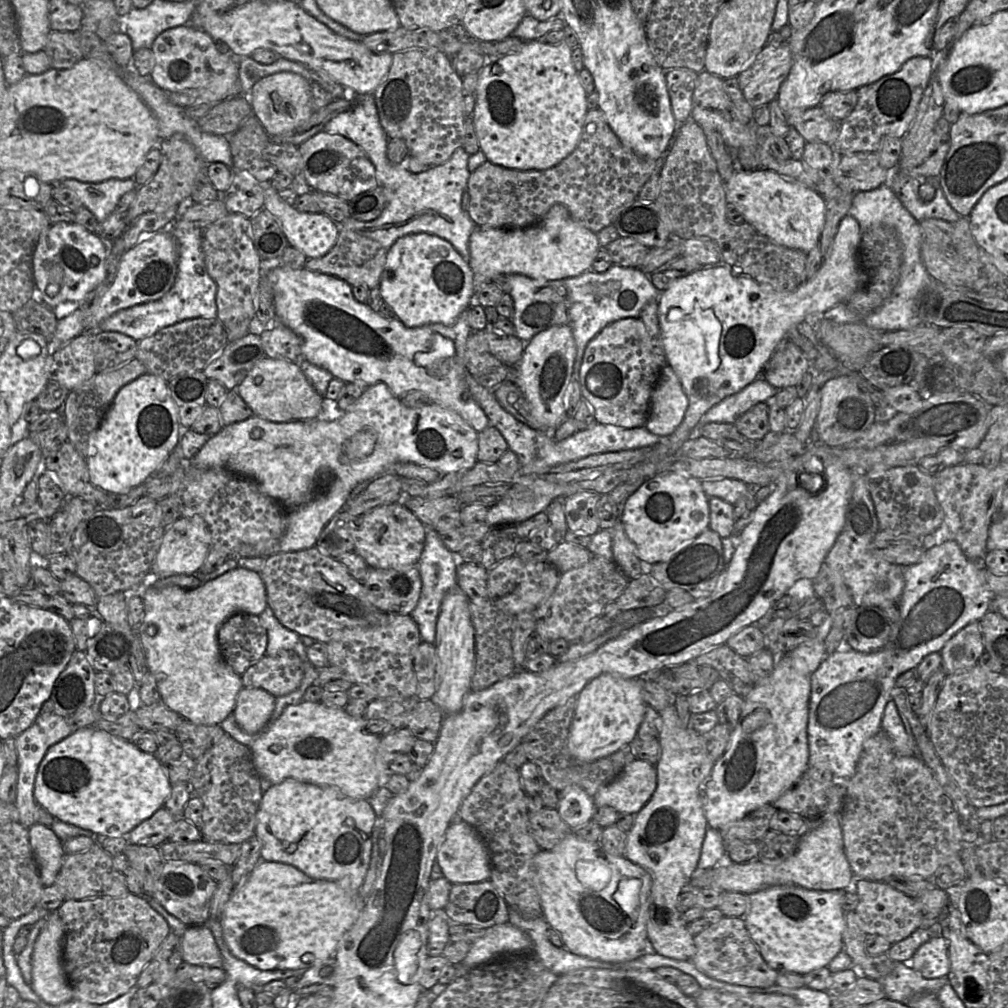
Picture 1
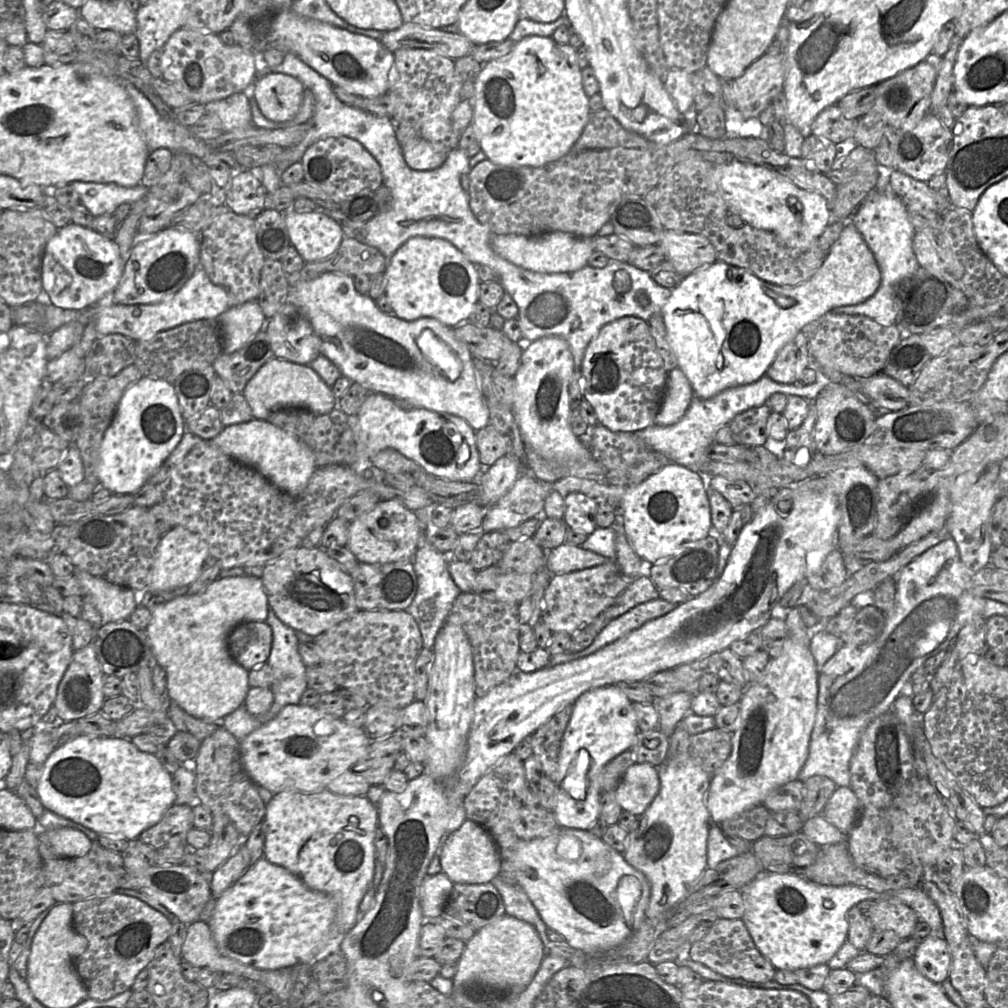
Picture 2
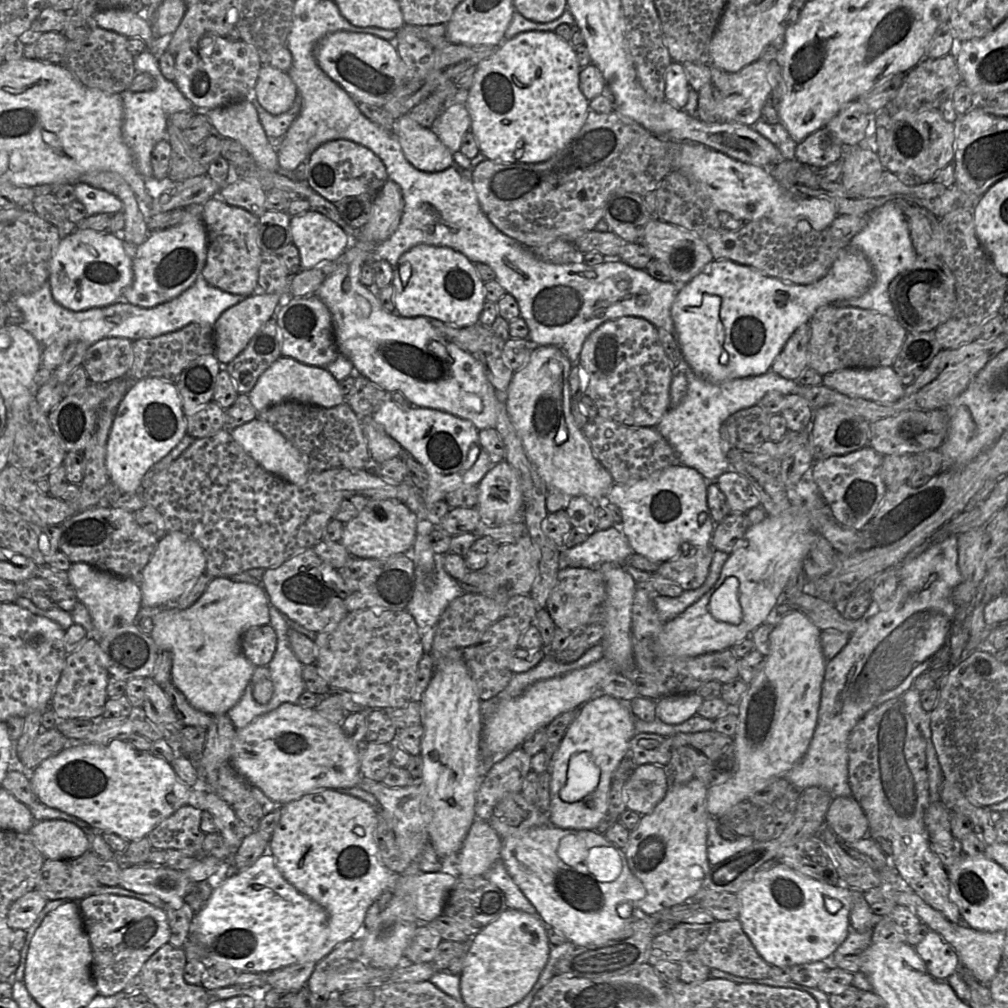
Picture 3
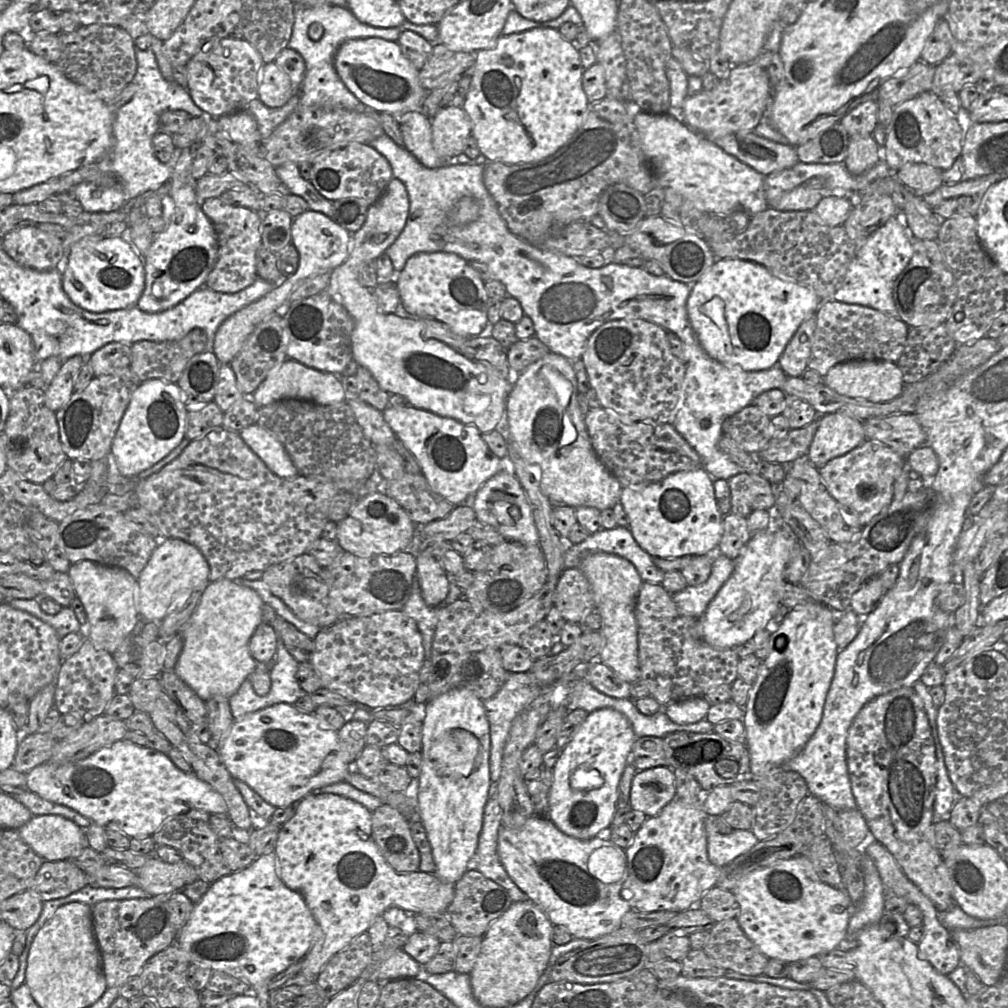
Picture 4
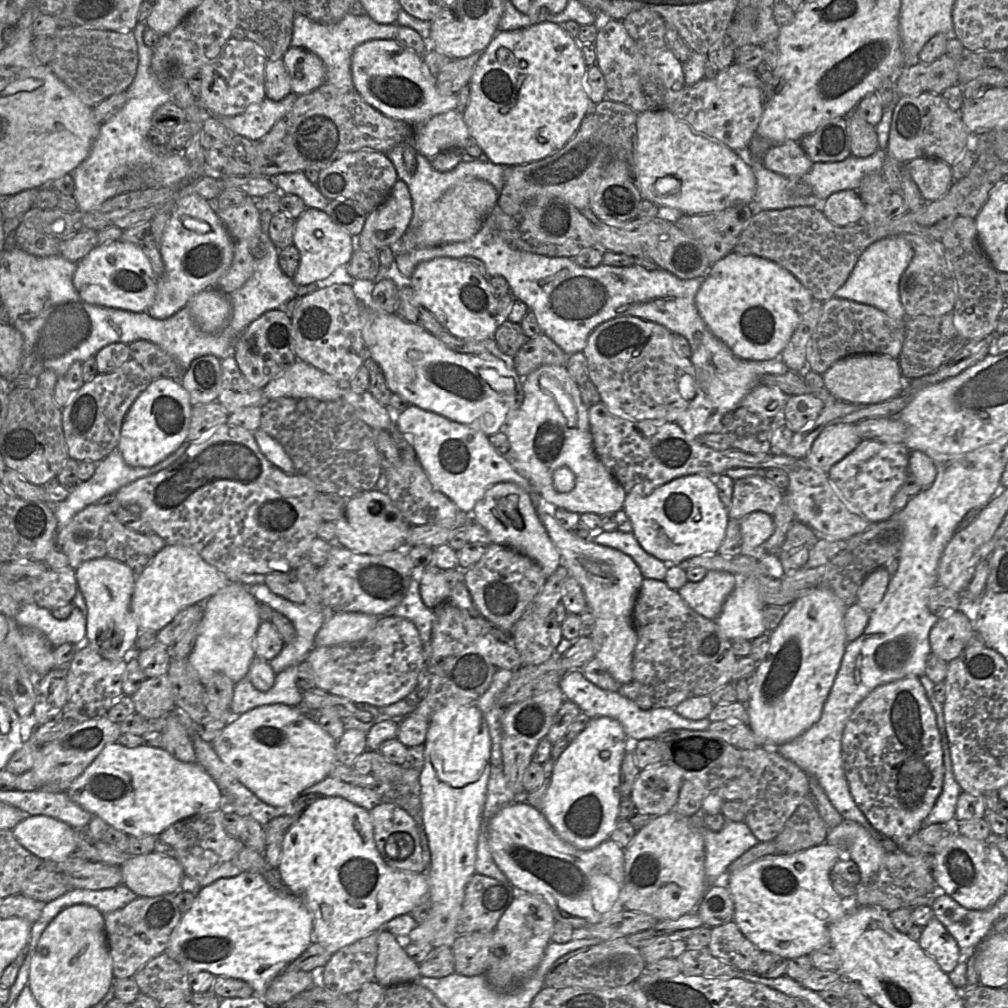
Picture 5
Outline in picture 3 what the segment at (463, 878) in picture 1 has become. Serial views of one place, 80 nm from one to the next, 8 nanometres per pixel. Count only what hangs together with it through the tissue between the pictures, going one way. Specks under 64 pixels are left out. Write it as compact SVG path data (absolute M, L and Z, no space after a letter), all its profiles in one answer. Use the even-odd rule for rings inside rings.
M475 818L456 855L458 876L484 876L501 859L502 838L487 821Z

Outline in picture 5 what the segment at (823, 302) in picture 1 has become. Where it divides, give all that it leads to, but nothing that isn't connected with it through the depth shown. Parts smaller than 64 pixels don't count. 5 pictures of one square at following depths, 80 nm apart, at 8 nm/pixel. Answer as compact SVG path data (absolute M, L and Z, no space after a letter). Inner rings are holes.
M736 252L711 265L695 295L696 308L709 330L736 356L752 361L780 357L813 300L809 289L779 264Z

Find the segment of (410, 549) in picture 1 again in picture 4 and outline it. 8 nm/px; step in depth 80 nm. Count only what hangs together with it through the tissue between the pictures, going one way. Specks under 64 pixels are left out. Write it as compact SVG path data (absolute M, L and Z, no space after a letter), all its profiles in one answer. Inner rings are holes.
M383 490L359 495L347 517L337 523L336 541L342 551L357 556L374 556L407 551L416 524L403 507Z

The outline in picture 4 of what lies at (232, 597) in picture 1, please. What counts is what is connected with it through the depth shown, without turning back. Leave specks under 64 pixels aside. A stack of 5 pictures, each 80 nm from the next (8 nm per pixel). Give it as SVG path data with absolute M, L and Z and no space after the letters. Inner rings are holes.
M229 579L210 581L190 618L181 627L183 649L174 671L203 700L222 695L230 698L241 684L255 671L257 662L249 650L249 641L256 628L263 623L264 602L252 588Z

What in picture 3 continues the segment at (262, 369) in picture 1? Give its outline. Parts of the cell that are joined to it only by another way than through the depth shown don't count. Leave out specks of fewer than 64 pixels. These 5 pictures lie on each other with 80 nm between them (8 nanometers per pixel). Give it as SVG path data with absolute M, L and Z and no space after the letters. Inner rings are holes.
M283 356L261 374L253 389L248 393L248 398L257 412L285 400L323 408L335 407L345 402L339 382L326 368L303 364L293 358Z

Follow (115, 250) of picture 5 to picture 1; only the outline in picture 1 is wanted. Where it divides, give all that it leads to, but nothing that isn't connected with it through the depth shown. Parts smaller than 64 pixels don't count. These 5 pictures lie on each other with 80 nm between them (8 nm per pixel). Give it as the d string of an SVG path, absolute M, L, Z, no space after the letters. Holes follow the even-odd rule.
M76 223L52 224L38 241L32 261L36 296L51 309L66 302L80 302L106 276L108 244L98 234Z

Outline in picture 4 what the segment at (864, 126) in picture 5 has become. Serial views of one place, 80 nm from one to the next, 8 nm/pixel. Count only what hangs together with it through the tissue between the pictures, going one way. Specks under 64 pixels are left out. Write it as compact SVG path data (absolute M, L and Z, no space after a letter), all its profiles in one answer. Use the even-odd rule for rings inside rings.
M872 135L849 137L847 156L844 160L847 170L853 175L861 175L880 161L880 147Z

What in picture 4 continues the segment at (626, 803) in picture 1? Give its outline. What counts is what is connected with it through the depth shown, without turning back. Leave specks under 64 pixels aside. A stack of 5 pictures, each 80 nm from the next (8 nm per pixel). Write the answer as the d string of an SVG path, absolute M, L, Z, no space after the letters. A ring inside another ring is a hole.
M658 766L637 771L629 805L648 817L656 816L676 796L675 775L670 767Z

